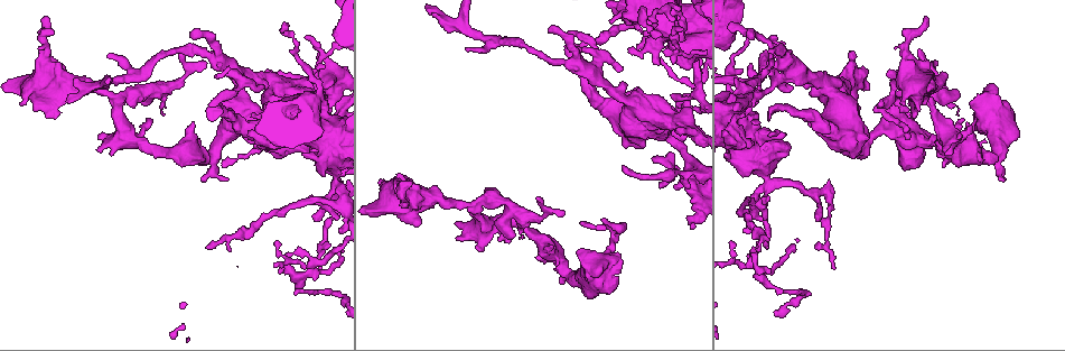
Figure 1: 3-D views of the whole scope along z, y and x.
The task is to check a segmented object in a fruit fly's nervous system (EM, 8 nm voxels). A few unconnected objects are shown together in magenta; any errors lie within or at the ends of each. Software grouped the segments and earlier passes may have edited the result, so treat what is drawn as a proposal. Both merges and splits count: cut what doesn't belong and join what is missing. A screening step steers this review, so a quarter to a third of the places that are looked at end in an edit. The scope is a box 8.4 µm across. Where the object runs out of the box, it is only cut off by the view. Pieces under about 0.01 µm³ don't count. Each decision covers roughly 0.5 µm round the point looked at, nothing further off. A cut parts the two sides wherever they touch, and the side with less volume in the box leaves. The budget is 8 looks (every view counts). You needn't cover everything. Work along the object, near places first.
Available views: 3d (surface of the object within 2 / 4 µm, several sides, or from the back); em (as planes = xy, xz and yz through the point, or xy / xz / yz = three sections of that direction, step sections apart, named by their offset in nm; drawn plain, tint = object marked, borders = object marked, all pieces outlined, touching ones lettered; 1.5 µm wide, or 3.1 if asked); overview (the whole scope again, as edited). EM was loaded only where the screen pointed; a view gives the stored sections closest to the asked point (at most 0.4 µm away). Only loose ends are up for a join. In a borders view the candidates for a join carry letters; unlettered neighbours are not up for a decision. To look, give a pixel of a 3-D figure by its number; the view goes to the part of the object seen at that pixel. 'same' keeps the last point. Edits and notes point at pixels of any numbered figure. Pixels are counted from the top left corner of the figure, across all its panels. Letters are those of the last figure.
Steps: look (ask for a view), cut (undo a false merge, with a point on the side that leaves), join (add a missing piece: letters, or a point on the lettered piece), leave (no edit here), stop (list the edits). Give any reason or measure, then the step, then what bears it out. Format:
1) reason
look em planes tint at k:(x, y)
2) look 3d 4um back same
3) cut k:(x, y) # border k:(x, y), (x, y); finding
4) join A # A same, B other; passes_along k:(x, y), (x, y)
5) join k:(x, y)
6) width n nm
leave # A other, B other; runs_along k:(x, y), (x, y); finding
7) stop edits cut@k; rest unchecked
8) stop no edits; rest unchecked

branch stops here
look 3d 4um at 1:(55, 119)

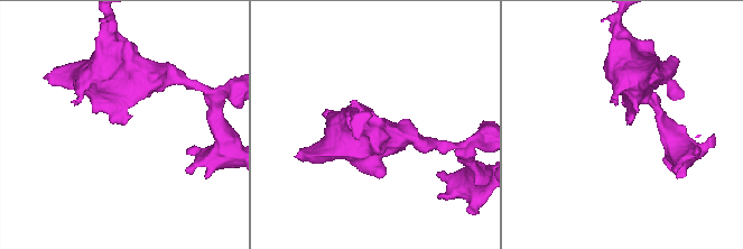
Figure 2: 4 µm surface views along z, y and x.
shape alone is not enough
look em planes borders at 2:(124, 123)

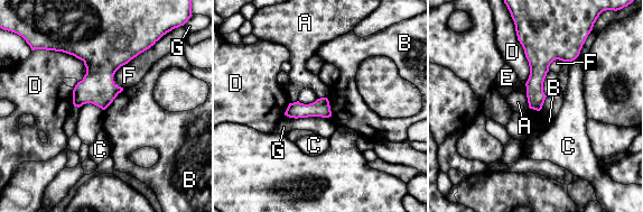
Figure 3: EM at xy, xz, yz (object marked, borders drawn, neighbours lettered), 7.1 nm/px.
leave # A other, B other, C other, D other, E other, F other, G other; border 3:(122, 90), (104, 110); none of them fits

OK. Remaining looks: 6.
look 3d 2um at 1:(189, 34)

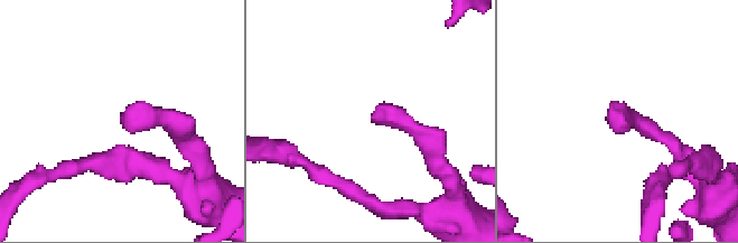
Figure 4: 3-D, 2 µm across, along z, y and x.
look em planes borders at 4:(373, 122)

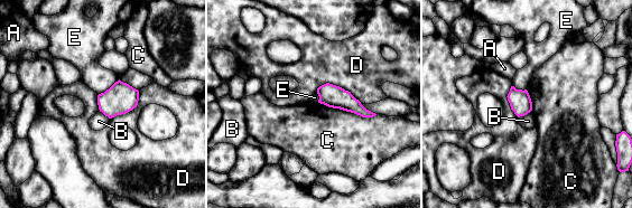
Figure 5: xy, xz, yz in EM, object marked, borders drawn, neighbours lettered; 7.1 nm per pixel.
leave # A other, B other, C other, D other, E other; border 5:(318, 102), (362, 116), (377, 114); none of them fits

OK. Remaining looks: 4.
four arms meet
look em planes borders at 1:(688, 188)

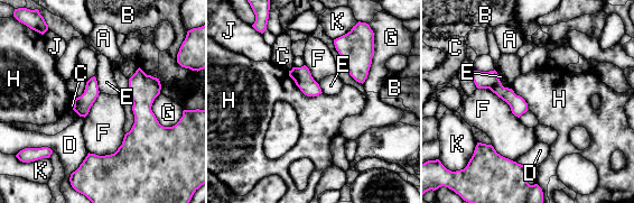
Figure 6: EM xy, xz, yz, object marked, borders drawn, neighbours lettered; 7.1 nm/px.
leave # A other, B other, C other, D other, E other, F other, G other, H other, J other, K other; no lettered piece goes on from it

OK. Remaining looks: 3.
stop no edits; rest unchecked

